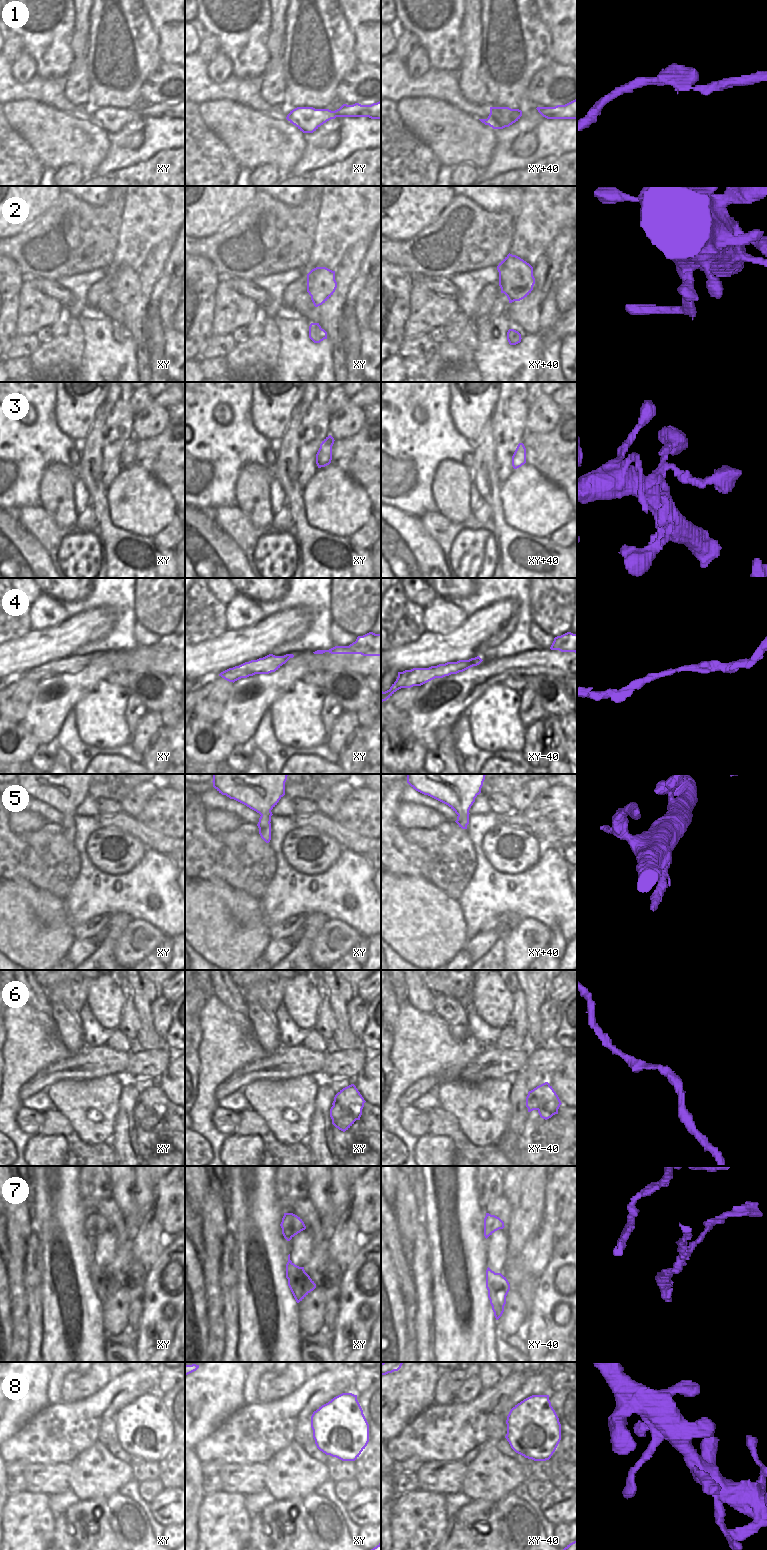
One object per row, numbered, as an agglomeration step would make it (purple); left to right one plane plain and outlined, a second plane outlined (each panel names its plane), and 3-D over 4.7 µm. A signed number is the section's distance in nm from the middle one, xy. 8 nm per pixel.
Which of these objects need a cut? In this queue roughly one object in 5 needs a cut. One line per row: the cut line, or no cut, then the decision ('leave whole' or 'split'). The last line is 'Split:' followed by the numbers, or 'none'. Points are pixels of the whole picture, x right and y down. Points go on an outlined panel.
1: no cut; leave whole
2: no cut; leave whole
3: no cut; leave whole
4: no cut; leave whole
5: cut in xy+40 along (458, 815), (464, 820), (466, 825); split
6: no cut; leave whole
7: cut in xy along (306, 1273), (288, 1279); split
8: no cut; leave whole
Split: 5, 7

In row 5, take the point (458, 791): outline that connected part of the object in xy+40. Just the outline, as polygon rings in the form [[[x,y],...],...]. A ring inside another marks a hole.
[[[407,774],[407,783],[416,791],[448,805],[469,824],[469,810],[481,793],[486,774]]]

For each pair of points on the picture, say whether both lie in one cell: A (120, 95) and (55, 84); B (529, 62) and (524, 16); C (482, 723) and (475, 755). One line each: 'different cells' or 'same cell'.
A: different cells
B: same cell
C: different cells

